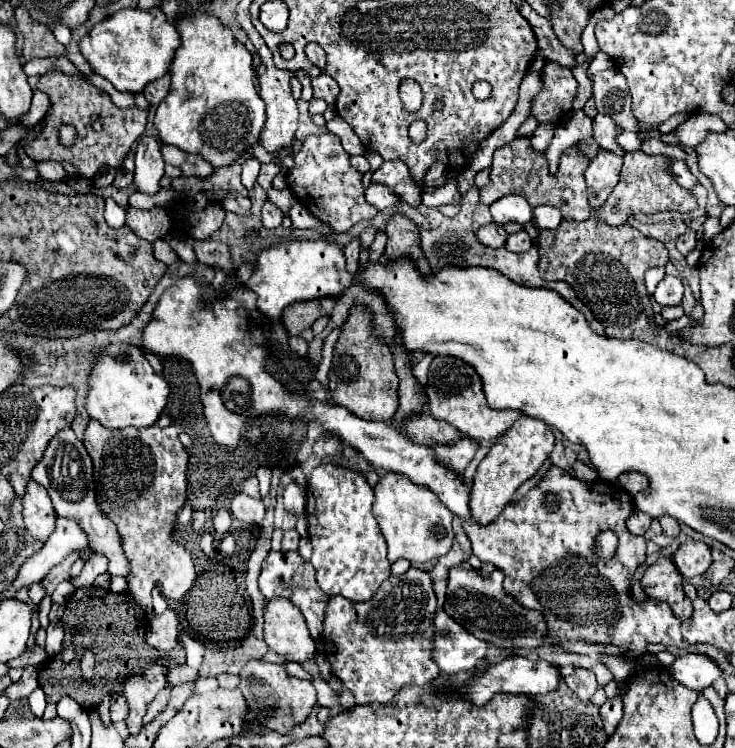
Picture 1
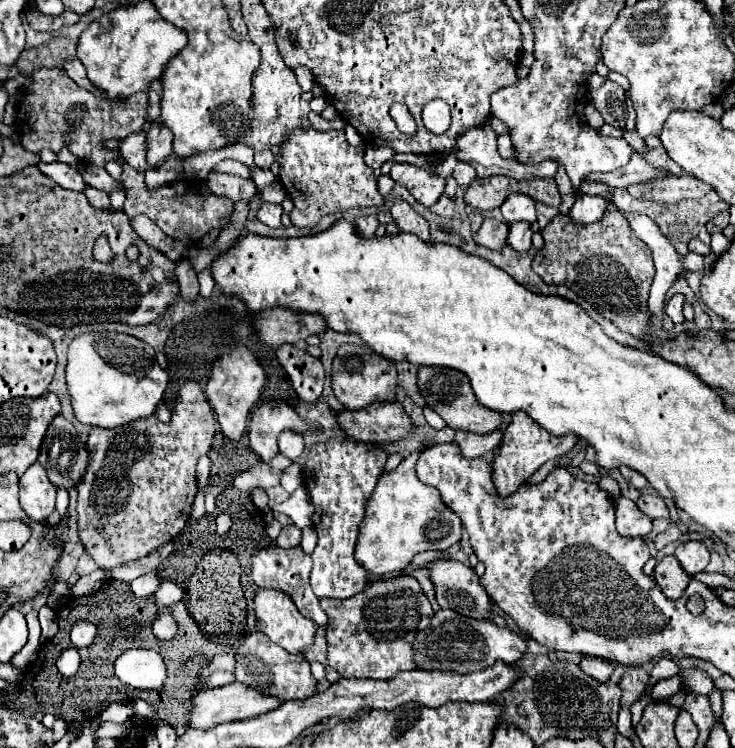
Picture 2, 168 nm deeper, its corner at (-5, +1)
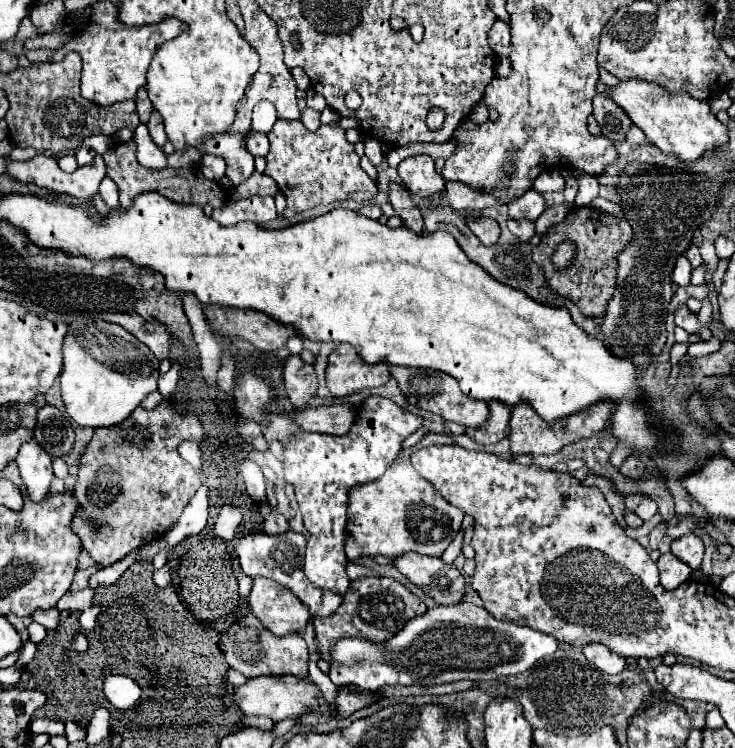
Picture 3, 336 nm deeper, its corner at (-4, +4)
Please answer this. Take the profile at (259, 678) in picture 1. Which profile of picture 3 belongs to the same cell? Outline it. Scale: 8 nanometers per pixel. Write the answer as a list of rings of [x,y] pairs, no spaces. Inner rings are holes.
[[[248,613],[244,619],[238,619],[224,635],[222,649],[226,661],[232,669],[240,671],[248,679],[260,675],[294,675],[308,677],[308,647],[298,633],[288,633],[288,637],[276,637],[260,623],[258,617]]]

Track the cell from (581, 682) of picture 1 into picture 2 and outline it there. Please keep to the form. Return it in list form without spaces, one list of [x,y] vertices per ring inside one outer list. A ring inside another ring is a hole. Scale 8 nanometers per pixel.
[[[583,658],[581,662],[579,662],[579,668],[587,674],[587,676],[591,676],[591,678],[595,678],[597,682],[607,682],[607,678],[611,676],[611,672],[613,672],[613,664],[611,662],[607,662],[607,660],[603,660],[603,658]]]

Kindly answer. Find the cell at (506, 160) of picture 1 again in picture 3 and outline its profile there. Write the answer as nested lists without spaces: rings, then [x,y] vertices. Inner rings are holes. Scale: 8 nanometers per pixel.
[[[446,183],[446,197],[448,197],[450,207],[460,215],[466,215],[470,211],[482,211],[486,207],[498,205],[492,195],[478,193],[464,183]]]

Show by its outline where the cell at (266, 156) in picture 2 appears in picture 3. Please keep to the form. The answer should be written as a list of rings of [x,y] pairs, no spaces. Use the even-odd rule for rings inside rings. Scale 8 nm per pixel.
[[[248,131],[248,151],[252,155],[262,155],[266,157],[268,149],[270,149],[270,143],[268,143],[268,137],[264,133],[254,133],[254,131]]]

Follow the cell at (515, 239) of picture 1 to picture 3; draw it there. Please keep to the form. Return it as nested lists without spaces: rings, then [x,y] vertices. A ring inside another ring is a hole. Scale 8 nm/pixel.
[[[508,219],[508,229],[522,241],[530,241],[536,233],[536,227],[534,227],[534,221],[520,221],[520,219]]]

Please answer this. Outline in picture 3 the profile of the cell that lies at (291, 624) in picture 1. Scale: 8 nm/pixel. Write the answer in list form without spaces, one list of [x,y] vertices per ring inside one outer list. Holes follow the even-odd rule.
[[[264,577],[252,583],[250,609],[278,637],[302,631],[310,619],[308,607],[288,587]]]

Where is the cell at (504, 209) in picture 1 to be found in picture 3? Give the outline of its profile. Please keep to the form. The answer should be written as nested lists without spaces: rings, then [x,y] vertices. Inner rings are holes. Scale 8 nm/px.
[[[530,189],[526,191],[522,197],[514,199],[510,205],[508,205],[508,211],[510,211],[510,217],[512,219],[530,219],[530,221],[536,221],[546,209],[546,199],[542,197],[542,193]]]

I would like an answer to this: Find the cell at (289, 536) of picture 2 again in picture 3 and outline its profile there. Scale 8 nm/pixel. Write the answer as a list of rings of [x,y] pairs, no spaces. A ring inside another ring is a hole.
[[[276,509],[270,511],[264,519],[264,531],[270,533],[270,535],[278,535],[278,533],[284,533],[288,531],[288,521],[284,519],[282,513],[278,513]]]

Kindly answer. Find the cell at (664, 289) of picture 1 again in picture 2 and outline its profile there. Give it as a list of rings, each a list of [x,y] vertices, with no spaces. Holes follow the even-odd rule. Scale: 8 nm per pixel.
[[[675,294],[669,302],[667,302],[667,316],[675,322],[675,324],[681,324],[685,318],[683,318],[683,304],[685,304],[685,296],[683,294]]]

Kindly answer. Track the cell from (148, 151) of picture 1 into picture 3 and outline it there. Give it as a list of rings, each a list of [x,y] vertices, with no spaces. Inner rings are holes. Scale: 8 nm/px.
[[[154,109],[152,111],[152,115],[150,115],[150,121],[148,121],[148,129],[150,129],[150,137],[152,137],[152,141],[158,145],[158,147],[162,147],[164,143],[166,143],[166,133],[164,133],[164,123],[162,123],[162,117],[160,117],[160,113]]]

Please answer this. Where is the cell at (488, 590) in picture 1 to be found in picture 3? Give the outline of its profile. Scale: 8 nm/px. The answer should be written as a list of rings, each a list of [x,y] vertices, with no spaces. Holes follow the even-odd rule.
[[[404,553],[404,557],[396,557],[392,565],[438,605],[454,605],[464,597],[464,577],[454,565],[446,565],[442,559]]]

